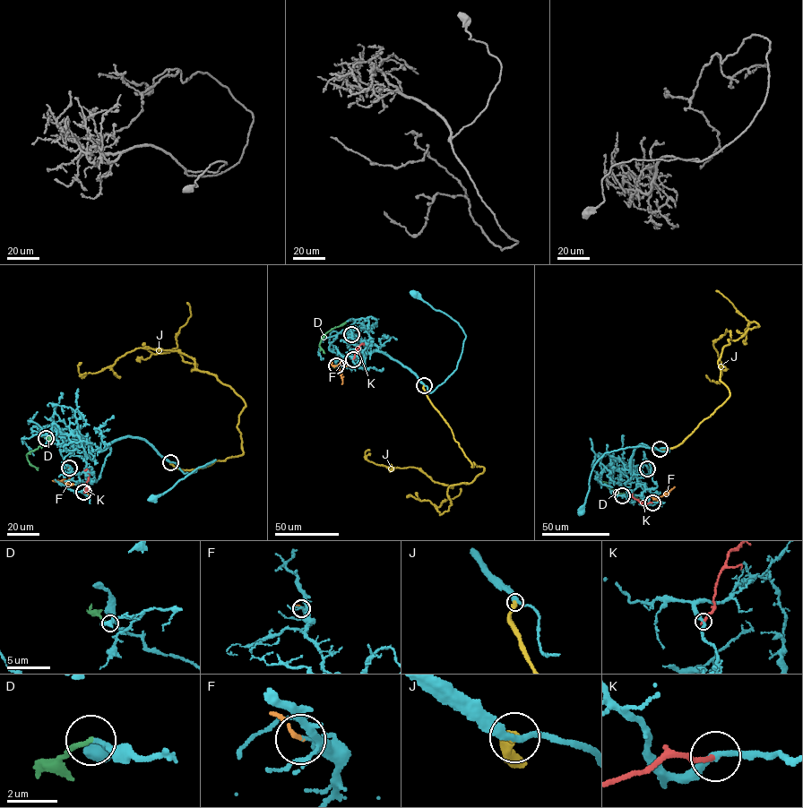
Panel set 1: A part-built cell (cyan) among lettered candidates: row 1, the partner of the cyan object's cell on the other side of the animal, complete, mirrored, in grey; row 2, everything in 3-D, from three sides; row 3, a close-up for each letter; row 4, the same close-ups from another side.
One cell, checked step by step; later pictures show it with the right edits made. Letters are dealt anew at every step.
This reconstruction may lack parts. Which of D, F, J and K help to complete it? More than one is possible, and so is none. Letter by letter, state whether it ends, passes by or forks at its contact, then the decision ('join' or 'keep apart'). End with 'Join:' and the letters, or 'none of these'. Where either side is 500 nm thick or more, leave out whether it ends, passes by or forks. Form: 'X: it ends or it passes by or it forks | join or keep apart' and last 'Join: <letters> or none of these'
D: it ends | keep apart
F: it ends | keep apart
J: it ends | join
K: it ends | keep apart
Join: J

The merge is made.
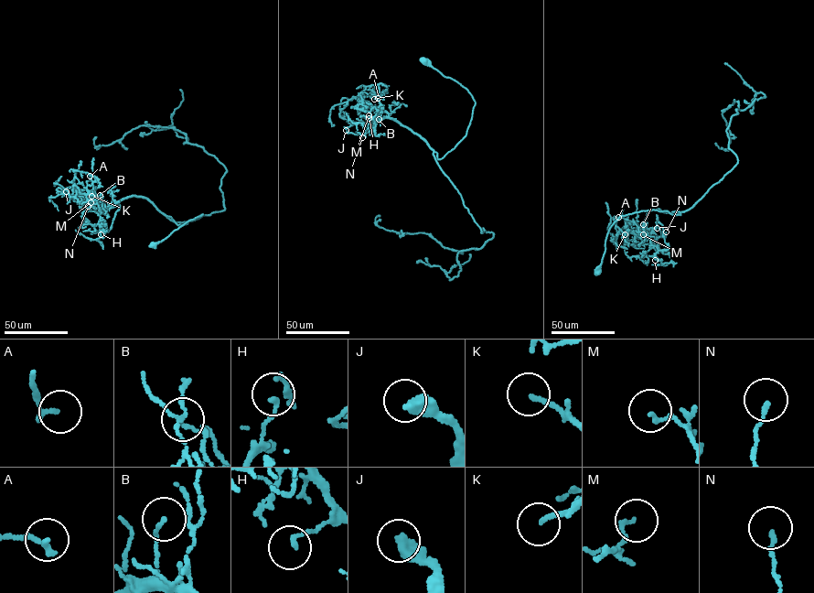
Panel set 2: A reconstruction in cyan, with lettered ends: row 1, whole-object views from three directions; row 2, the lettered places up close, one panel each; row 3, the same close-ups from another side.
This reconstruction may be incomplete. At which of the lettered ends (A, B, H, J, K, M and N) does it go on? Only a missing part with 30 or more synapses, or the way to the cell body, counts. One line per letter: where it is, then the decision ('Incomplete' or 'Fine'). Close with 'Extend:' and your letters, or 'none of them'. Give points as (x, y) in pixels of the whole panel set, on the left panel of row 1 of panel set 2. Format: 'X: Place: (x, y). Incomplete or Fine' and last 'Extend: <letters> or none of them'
A: Place: (90, 176). Fine
B: Place: (100, 195). Fine
H: Place: (101, 234). Fine
J: Place: (66, 191). Fine
K: Place: (91, 196). Incomplete
M: Place: (91, 202). Fine
N: Place: (88, 206). Fine
Extend: K

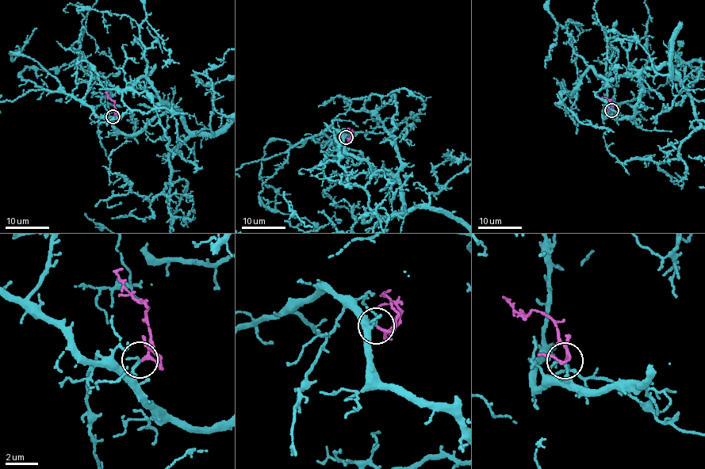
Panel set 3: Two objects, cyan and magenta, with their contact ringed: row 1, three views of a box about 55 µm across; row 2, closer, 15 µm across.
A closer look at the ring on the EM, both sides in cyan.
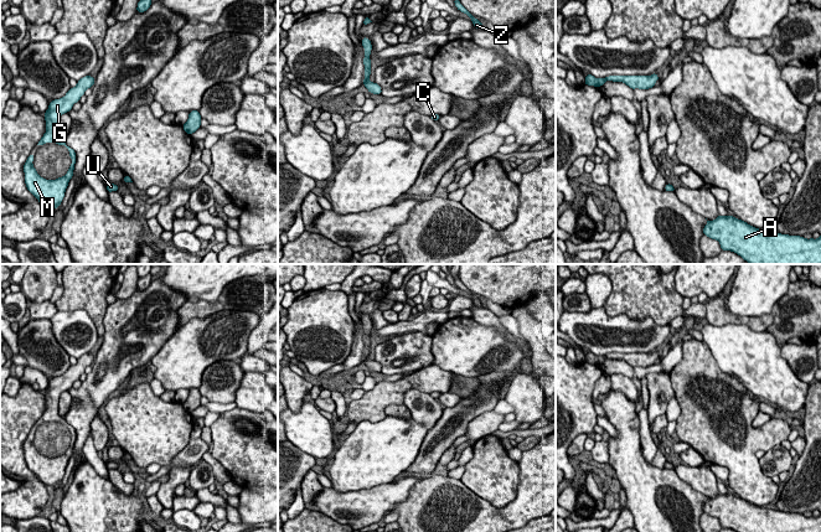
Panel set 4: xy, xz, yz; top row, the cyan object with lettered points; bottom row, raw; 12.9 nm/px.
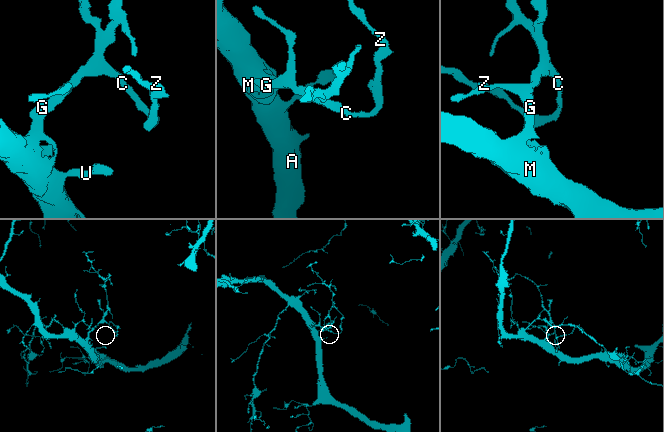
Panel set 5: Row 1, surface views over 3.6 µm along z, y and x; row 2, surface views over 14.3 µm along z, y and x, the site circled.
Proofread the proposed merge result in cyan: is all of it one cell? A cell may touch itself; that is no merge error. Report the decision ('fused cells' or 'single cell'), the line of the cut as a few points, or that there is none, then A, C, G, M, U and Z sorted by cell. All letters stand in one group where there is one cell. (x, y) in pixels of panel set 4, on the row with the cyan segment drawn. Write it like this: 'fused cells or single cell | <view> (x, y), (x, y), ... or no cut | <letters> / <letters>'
single cell | no cut | A C G M U Z

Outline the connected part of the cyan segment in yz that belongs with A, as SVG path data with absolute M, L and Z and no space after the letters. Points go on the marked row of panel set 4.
M729 215L707 219L703 234L749 264L821 264L821 236L806 239L759 229Z

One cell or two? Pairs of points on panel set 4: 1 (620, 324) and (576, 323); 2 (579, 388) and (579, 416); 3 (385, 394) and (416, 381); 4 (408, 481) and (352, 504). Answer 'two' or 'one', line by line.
1: one
2: one
3: one
4: one

